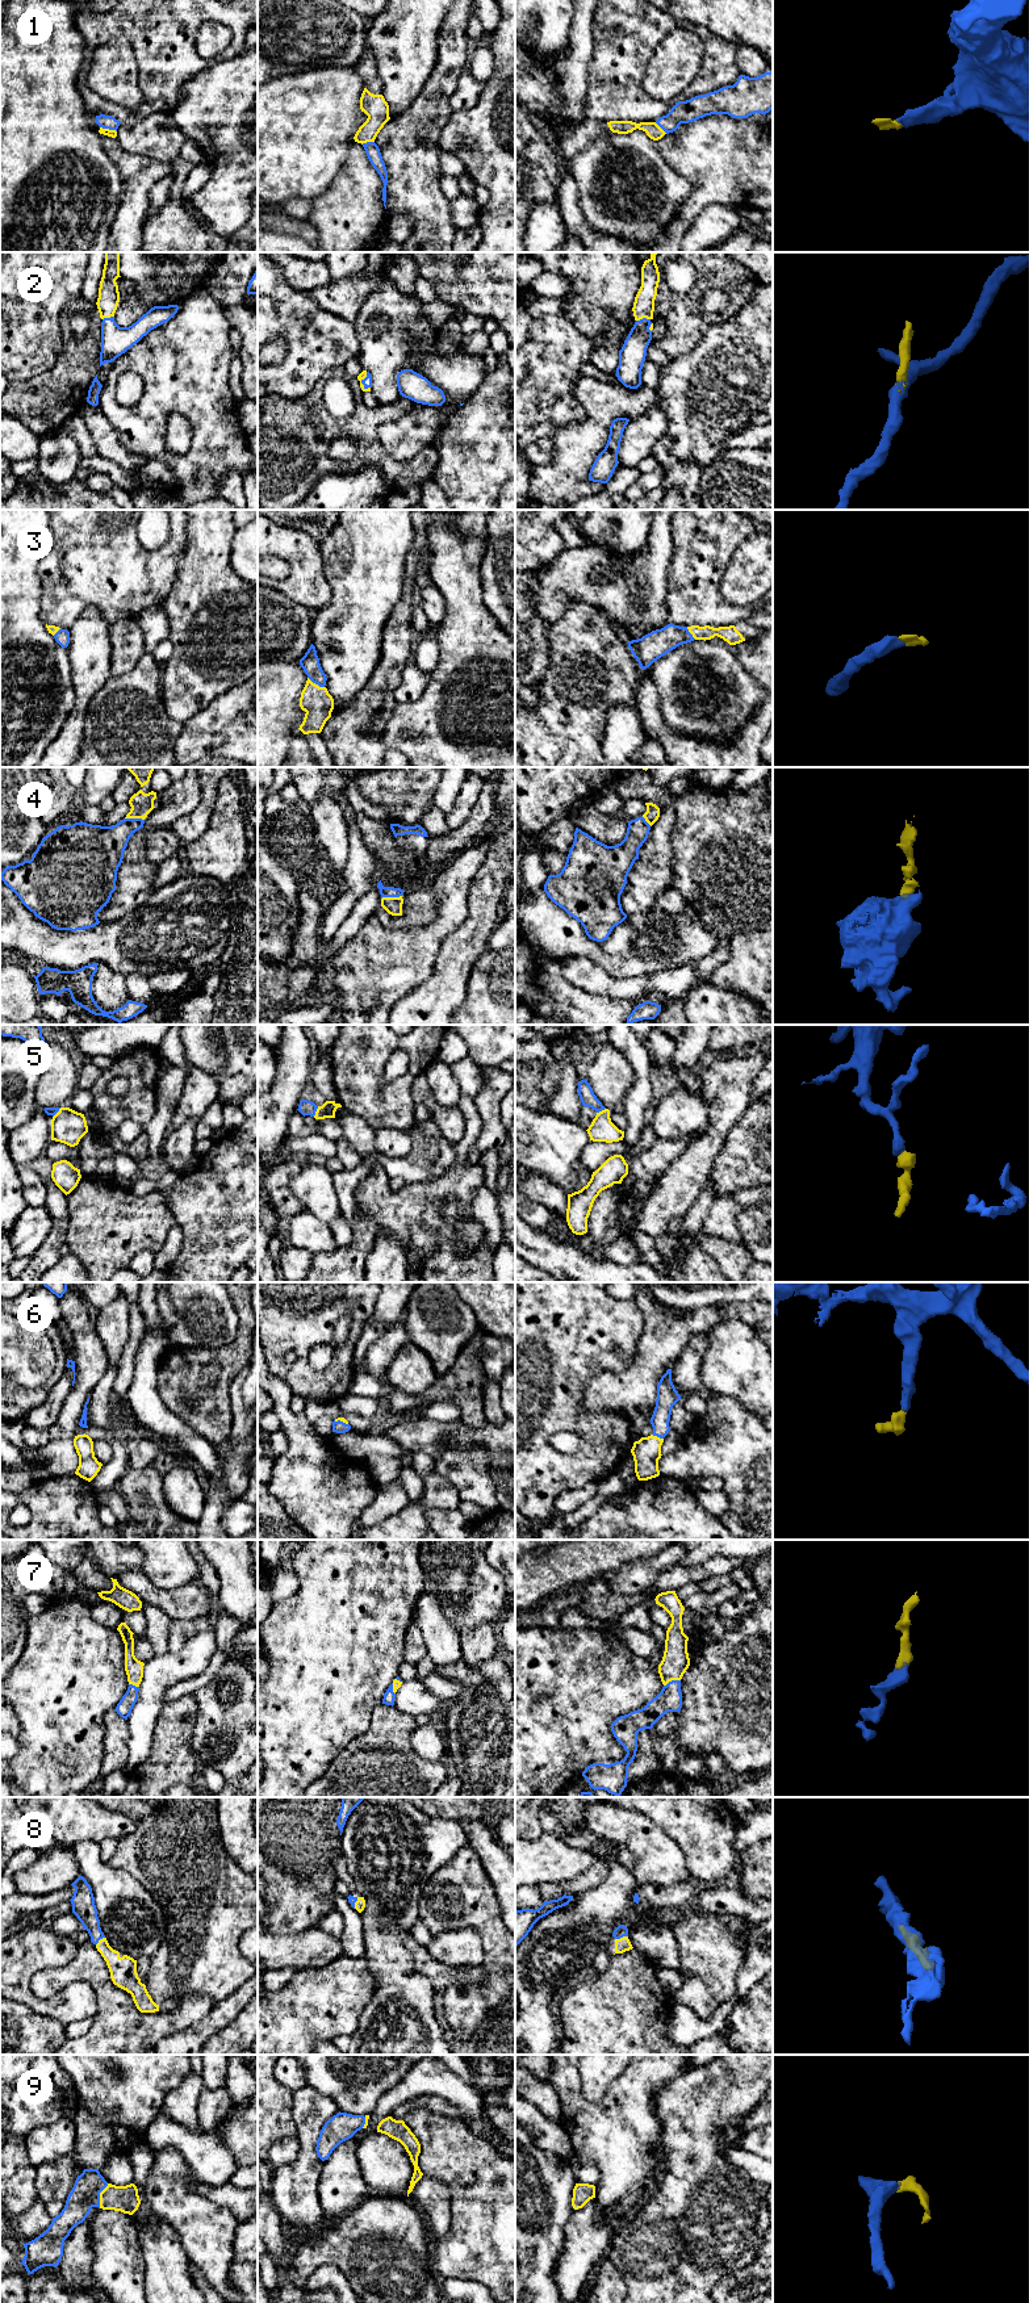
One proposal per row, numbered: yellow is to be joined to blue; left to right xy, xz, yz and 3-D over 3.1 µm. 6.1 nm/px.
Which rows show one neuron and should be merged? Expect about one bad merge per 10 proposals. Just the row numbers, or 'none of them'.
1, 2, 3, 4, 5, 6, 7, 8, 9

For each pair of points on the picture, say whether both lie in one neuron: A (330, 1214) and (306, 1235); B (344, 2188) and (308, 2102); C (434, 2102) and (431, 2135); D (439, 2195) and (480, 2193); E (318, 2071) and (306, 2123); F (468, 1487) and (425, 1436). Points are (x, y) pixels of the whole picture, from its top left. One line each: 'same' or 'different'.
A: different
B: different
C: different
D: different
E: different
F: different

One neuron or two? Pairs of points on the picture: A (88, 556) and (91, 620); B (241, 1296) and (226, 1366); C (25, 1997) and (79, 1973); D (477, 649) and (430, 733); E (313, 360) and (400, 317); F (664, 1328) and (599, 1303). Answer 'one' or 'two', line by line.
A: two
B: one
C: two
D: one
E: two
F: two

